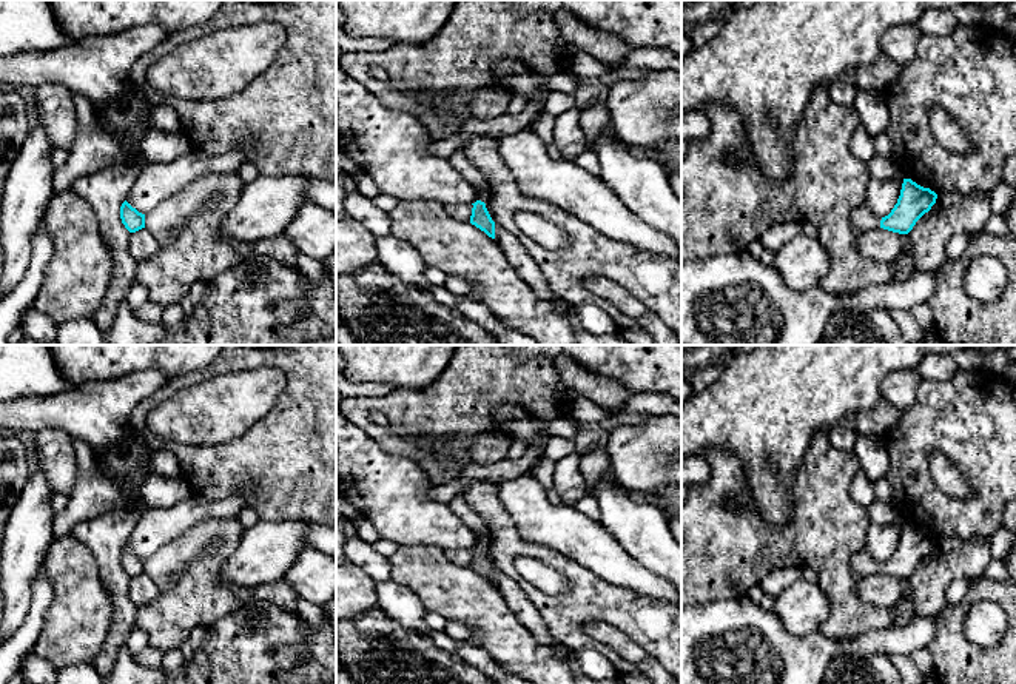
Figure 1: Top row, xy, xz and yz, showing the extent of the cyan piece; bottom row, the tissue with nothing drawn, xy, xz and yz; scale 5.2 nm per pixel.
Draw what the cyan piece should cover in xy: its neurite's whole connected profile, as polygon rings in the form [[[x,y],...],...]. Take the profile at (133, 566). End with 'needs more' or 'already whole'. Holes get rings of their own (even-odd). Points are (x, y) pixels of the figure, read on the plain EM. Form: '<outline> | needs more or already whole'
[[[126,545],[120,552],[120,564],[130,578],[145,573],[145,559],[139,558]]] | already whole

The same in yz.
[[[903,524],[900,541],[891,558],[882,564],[876,562],[868,550],[853,556],[853,570],[859,578],[883,573],[899,579],[908,579],[916,567],[931,555],[937,539],[923,533],[911,524]]] | needs more

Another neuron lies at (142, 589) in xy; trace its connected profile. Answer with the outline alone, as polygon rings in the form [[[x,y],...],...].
[[[142,573],[131,578],[128,595],[134,605],[142,607],[159,596],[159,587],[146,573]]]

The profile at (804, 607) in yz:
[[[799,578],[775,596],[774,612],[782,625],[794,636],[820,632],[829,610],[826,590],[820,584],[811,584],[803,578]]]

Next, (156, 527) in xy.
[[[196,493],[167,508],[146,507],[126,547],[146,559],[193,525],[205,519],[233,519],[245,507],[248,502],[241,495],[213,501]]]

